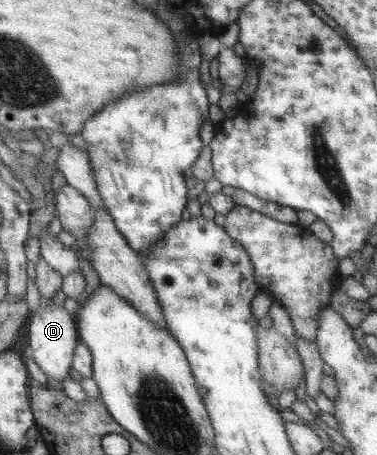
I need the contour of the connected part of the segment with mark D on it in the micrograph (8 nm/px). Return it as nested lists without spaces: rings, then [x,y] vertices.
[[[41,302],[38,309],[29,313],[28,345],[32,359],[46,377],[62,381],[68,376],[79,337],[74,315],[67,313],[63,307],[49,305],[49,302]]]

